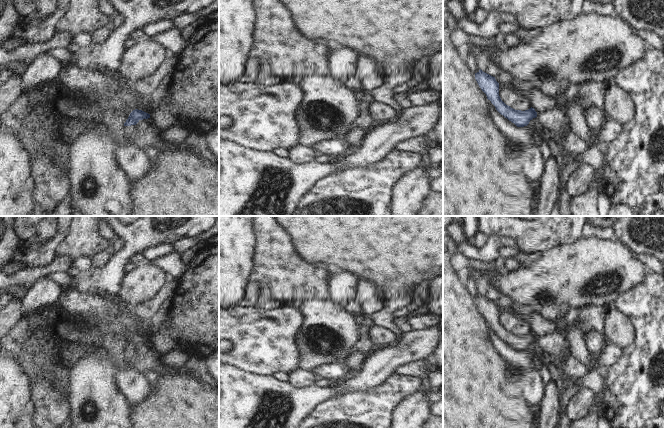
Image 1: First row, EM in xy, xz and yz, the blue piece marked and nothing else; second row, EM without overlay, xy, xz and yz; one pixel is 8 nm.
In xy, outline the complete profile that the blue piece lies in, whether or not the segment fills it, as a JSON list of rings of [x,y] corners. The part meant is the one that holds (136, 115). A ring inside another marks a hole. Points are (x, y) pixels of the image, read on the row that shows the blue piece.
[[[135,109],[133,110],[126,122],[124,123],[124,134],[127,139],[129,140],[134,140],[135,133],[137,130],[137,127],[135,126],[140,120],[143,119],[148,119],[150,118],[150,114],[142,111]]]

